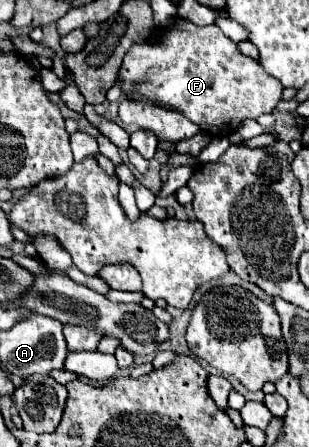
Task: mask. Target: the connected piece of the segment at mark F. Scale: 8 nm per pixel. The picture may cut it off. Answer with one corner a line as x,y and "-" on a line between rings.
180,17
175,21
174,26
161,31
159,36
163,38
159,42
150,39
135,43
126,53
119,71
123,93
139,89
145,97
161,105
171,105
213,137
223,137
223,133
229,137
241,121
257,119
275,109
283,93
279,81
257,61
241,55
237,43
217,25
197,27

